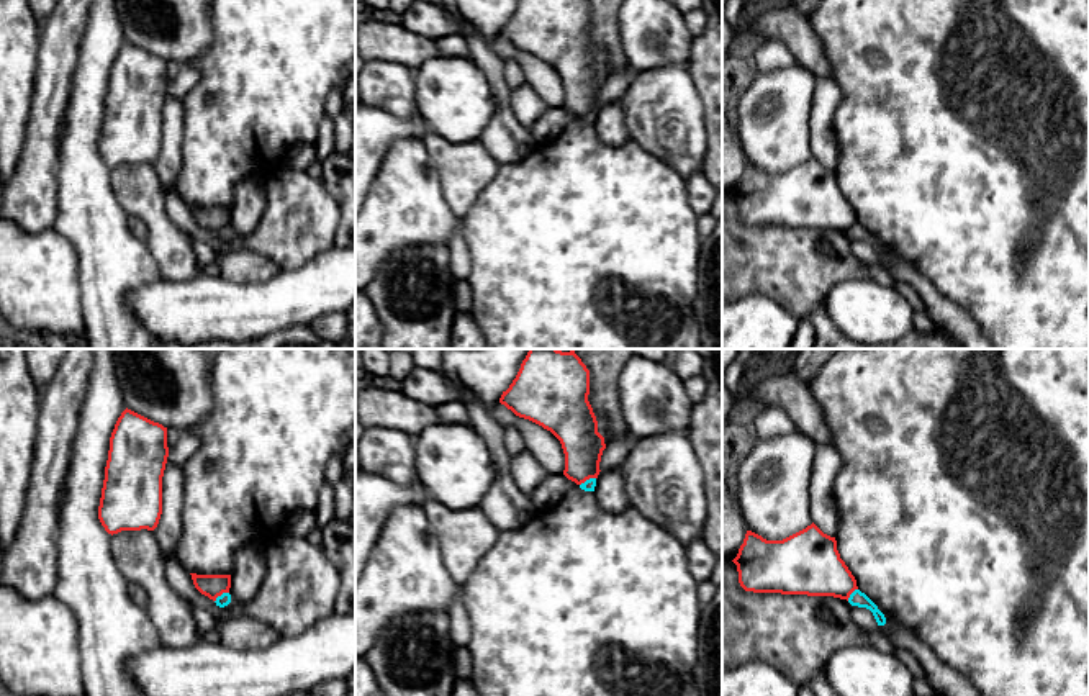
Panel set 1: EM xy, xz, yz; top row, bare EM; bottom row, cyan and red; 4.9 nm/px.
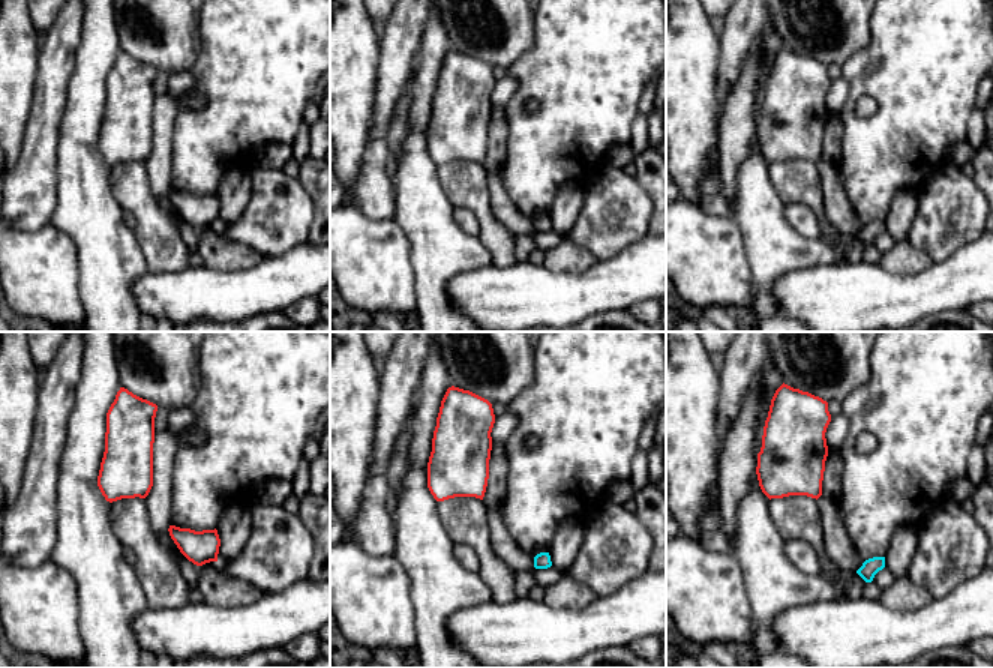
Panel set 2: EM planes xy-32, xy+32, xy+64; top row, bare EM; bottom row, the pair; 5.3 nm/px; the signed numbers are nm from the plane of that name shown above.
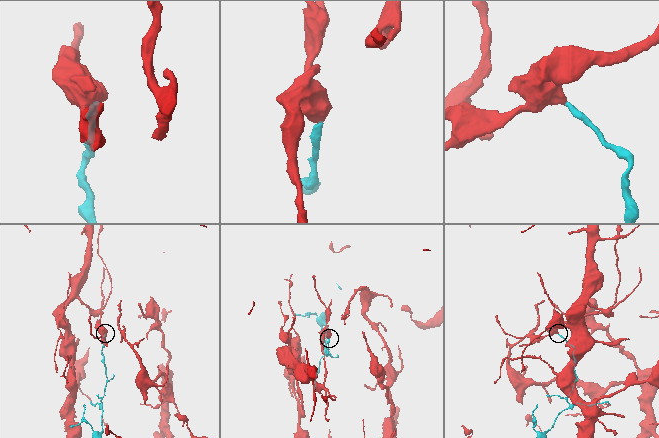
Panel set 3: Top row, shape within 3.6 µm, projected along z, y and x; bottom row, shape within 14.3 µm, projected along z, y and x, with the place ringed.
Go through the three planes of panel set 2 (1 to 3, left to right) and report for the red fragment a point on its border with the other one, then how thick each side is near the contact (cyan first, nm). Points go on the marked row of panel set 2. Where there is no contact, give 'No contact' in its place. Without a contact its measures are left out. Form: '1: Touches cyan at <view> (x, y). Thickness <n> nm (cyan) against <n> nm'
1: No contact
2: No contact
3: No contact

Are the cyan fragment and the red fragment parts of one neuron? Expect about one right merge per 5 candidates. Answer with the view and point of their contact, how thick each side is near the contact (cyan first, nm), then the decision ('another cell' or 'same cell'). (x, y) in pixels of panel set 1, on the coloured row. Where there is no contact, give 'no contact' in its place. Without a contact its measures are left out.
xy (221, 595) | 60/110 nm | another cell

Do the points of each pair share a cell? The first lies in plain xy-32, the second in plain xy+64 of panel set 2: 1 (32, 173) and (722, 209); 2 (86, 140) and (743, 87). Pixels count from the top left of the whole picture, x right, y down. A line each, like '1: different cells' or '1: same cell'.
1: same cell
2: different cells

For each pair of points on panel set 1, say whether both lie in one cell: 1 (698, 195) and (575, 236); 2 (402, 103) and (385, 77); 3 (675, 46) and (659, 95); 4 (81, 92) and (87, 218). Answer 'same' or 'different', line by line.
1: different
2: same
3: different
4: same

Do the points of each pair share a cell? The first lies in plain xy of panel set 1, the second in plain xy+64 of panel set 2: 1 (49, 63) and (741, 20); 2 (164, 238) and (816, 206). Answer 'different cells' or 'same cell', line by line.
1: same cell
2: same cell

